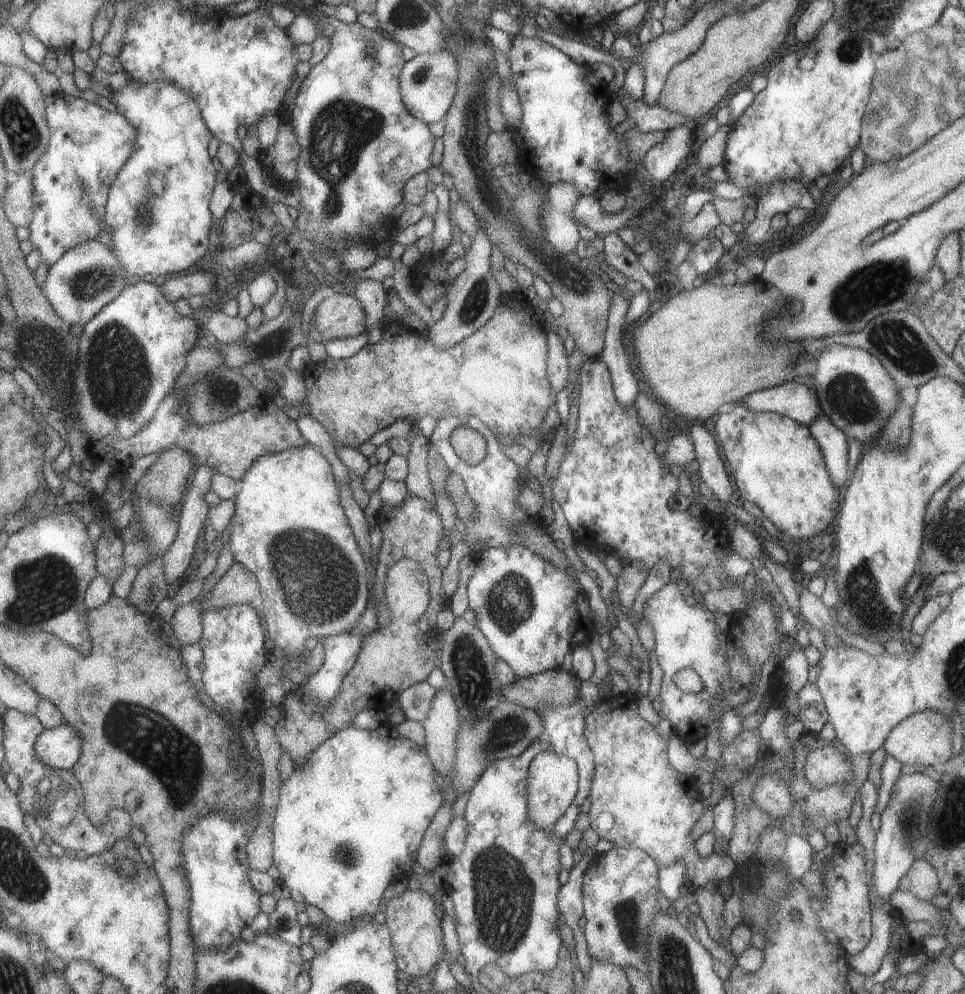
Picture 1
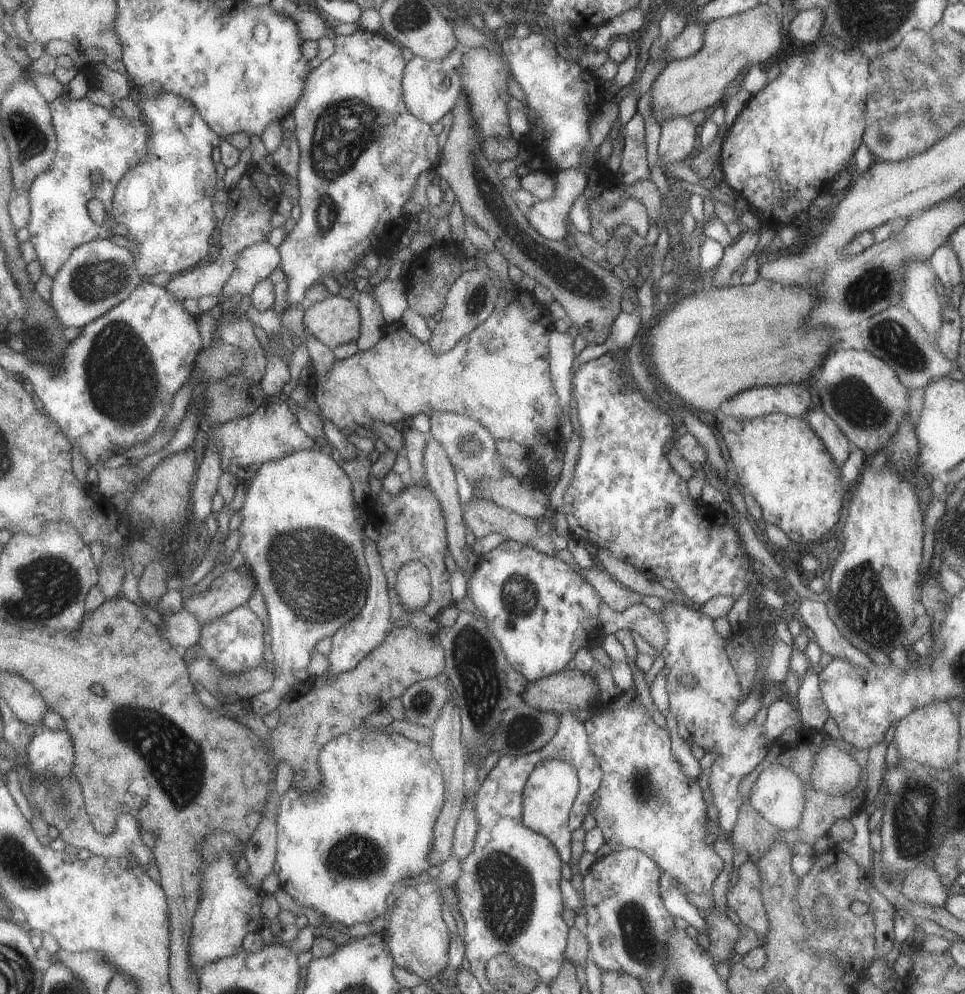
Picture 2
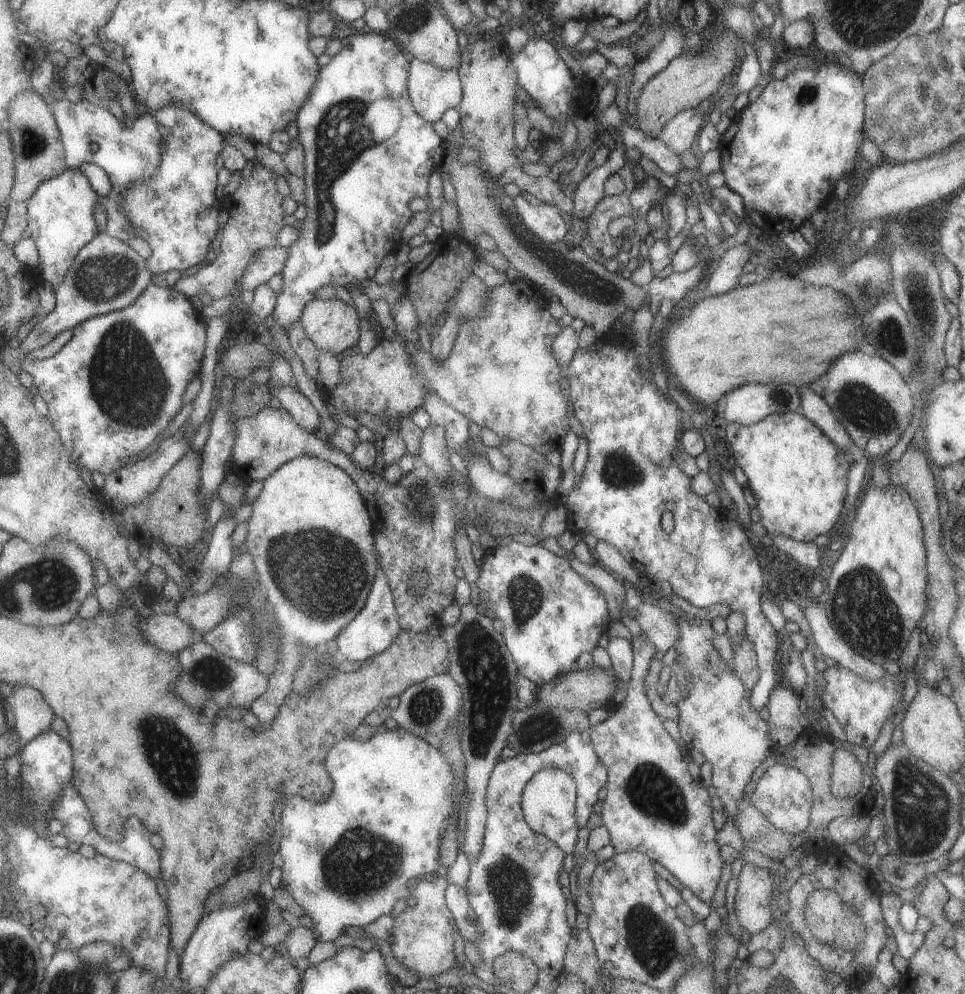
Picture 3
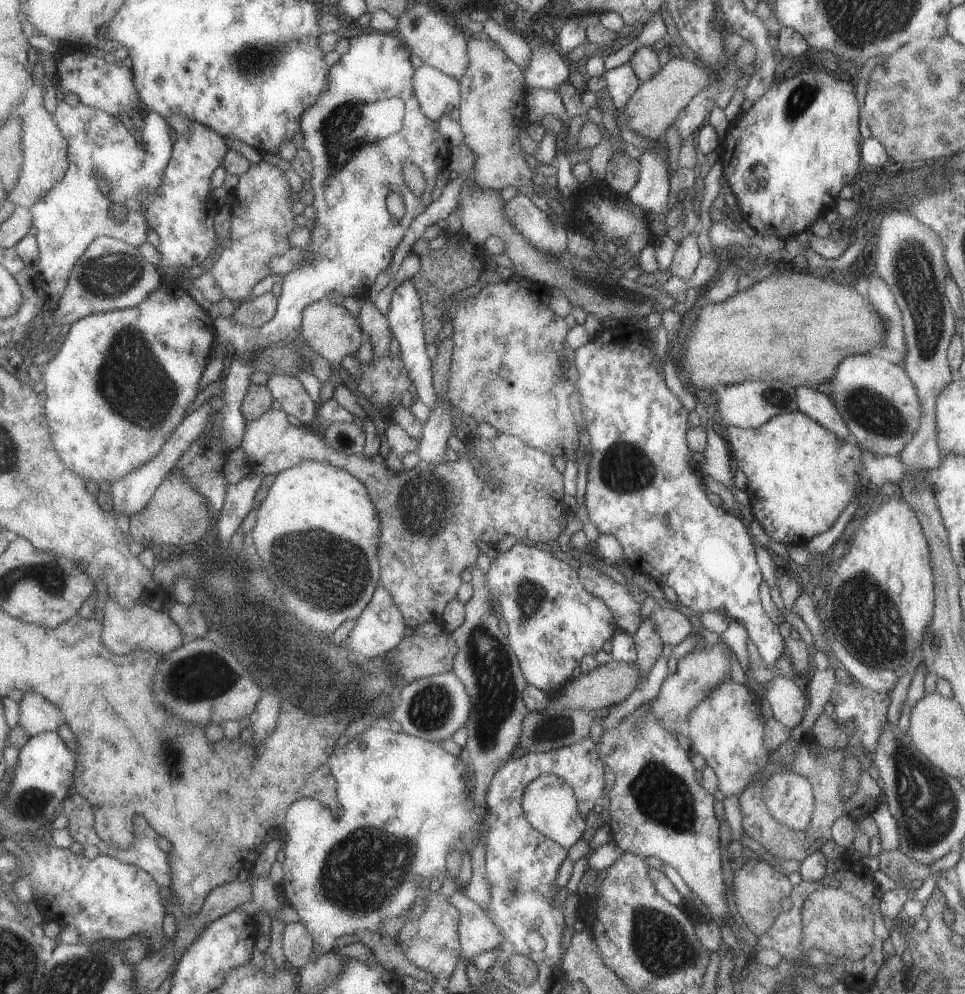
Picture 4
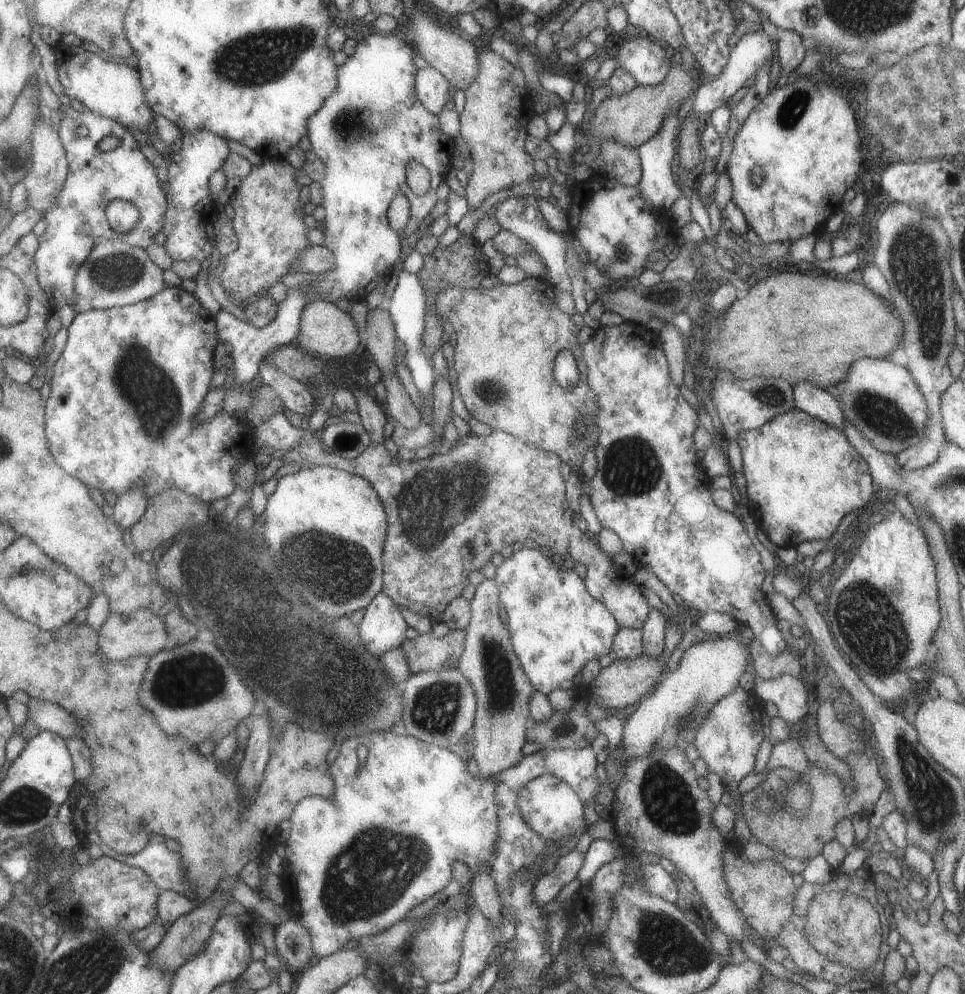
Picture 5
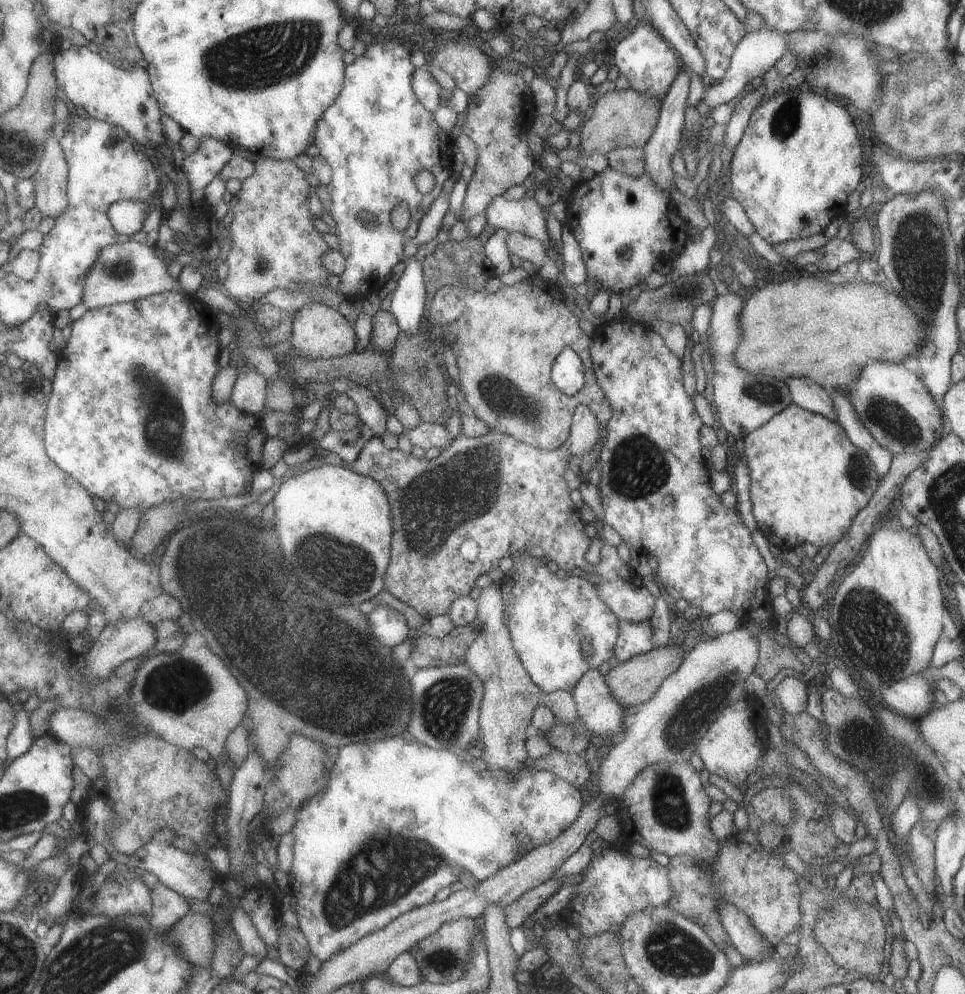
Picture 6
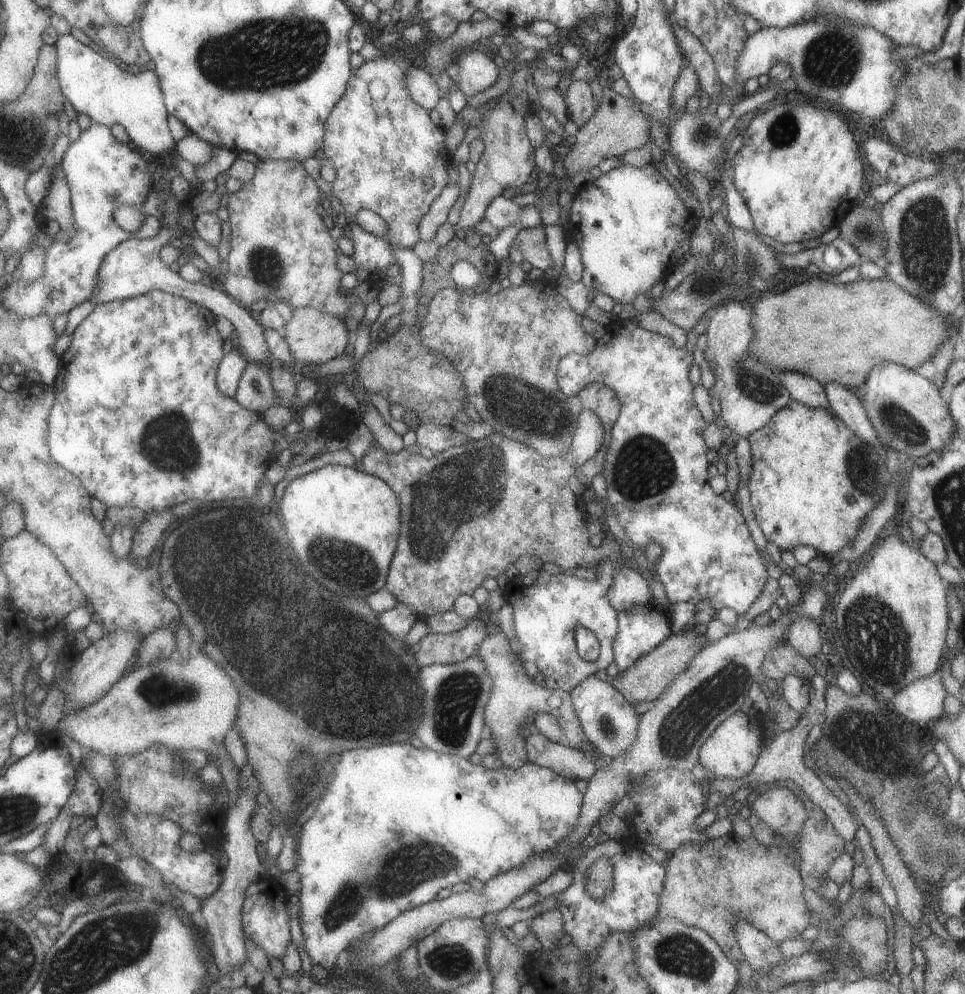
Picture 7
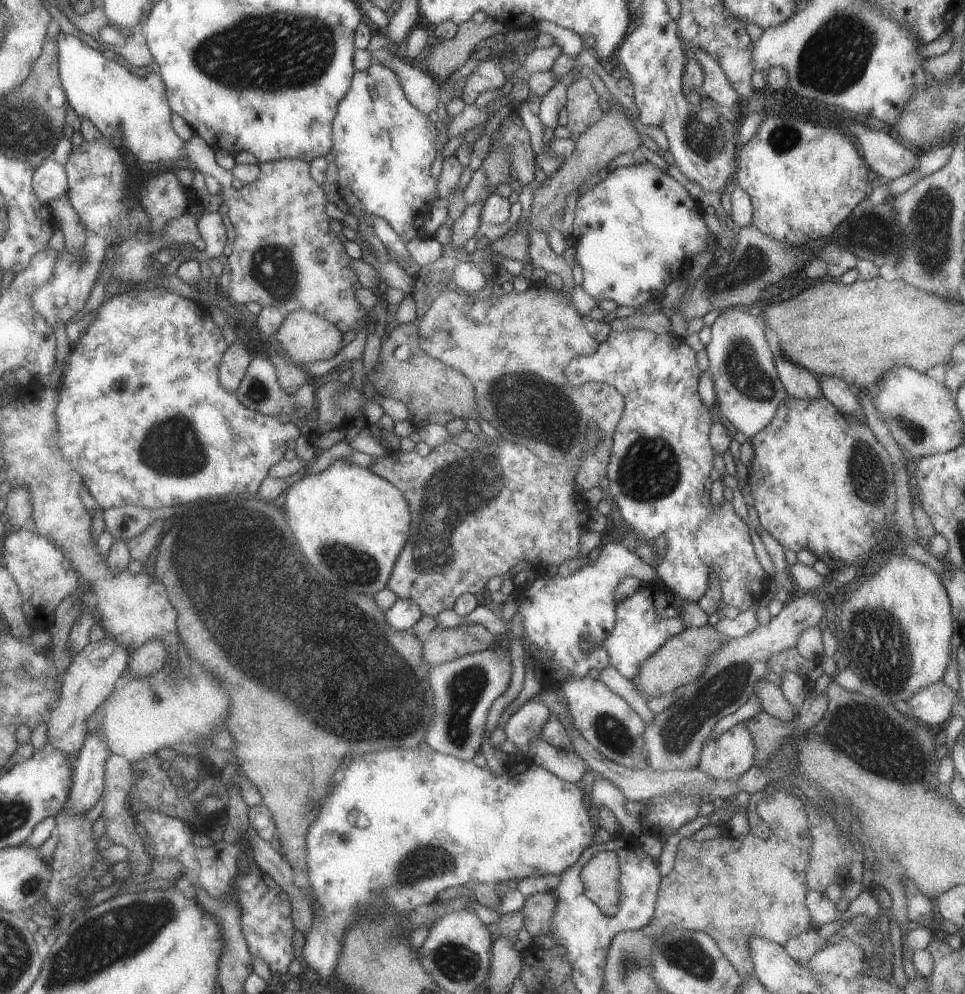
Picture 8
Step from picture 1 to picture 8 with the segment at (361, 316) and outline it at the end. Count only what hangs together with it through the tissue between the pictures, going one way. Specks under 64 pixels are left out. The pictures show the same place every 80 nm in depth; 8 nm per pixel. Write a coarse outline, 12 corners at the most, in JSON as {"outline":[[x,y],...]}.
{"outline":[[304,309],[276,333],[297,364],[329,360],[345,346],[335,322]]}

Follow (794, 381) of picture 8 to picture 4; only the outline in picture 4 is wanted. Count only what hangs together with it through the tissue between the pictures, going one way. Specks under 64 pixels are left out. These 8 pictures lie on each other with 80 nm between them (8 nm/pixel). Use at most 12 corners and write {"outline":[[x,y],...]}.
{"outline":[[810,386],[794,391],[799,412],[856,444],[829,396]]}

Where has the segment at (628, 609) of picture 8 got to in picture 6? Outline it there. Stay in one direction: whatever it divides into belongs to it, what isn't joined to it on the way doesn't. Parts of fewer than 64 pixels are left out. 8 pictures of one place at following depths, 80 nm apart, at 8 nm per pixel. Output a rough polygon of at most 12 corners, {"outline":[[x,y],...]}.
{"outline":[[649,620],[619,621],[619,663],[652,650]]}

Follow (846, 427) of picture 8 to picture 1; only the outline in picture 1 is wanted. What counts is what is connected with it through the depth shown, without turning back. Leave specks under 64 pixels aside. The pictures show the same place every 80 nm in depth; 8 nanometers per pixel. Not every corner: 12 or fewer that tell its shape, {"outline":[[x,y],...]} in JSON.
{"outline":[[737,401],[711,432],[740,501],[803,543],[838,514],[807,425]]}

